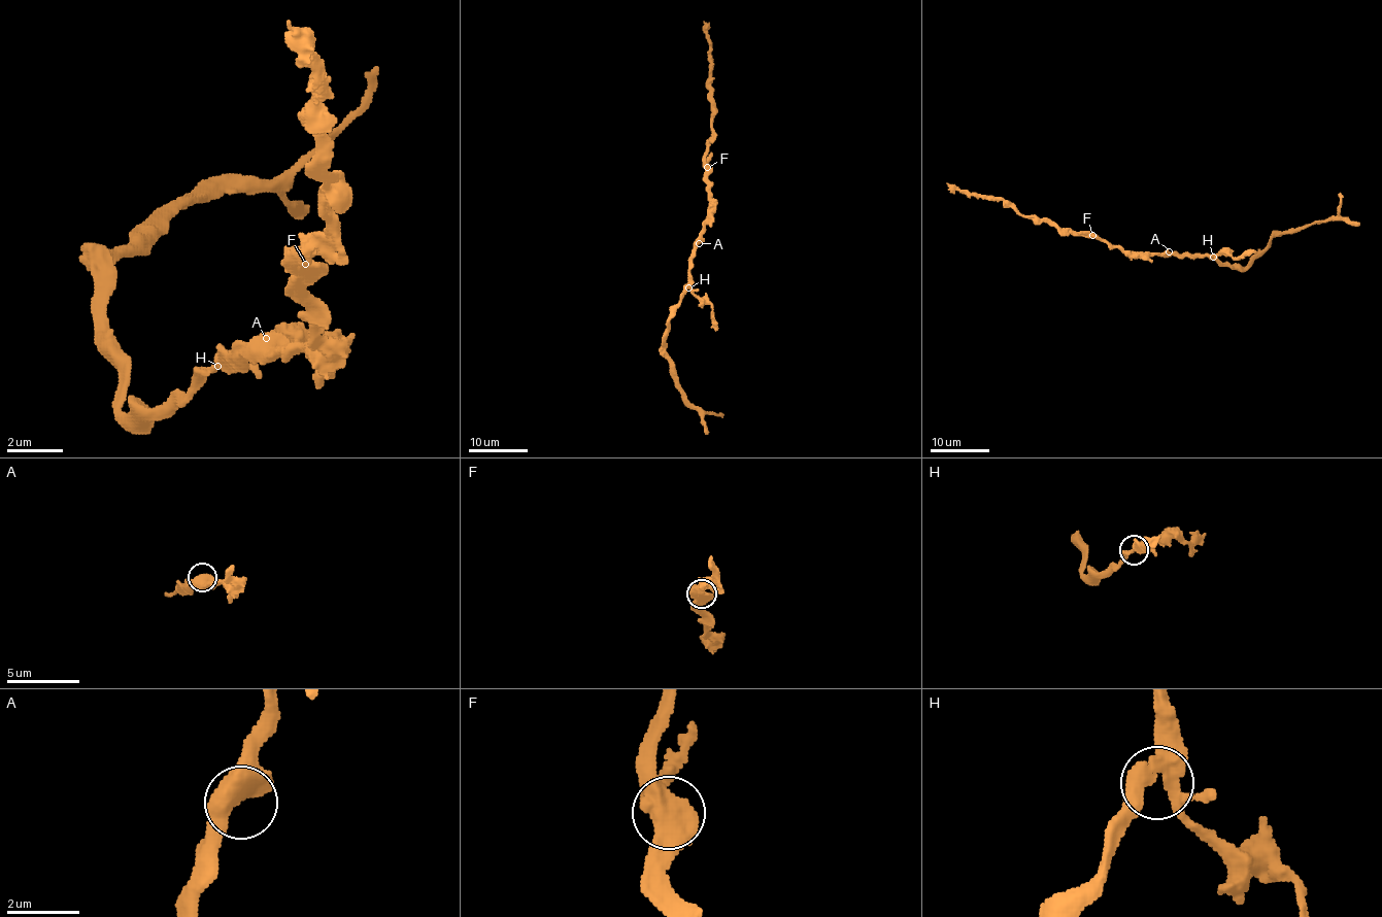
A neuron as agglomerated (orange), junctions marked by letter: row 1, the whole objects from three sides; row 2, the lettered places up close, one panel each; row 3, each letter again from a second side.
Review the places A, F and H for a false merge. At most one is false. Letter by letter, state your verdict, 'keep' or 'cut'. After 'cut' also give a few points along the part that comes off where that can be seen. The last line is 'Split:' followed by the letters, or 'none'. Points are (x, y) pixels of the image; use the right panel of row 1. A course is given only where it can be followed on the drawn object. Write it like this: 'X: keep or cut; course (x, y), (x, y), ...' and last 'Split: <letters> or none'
A: keep
F: keep
H: keep
Split: none

